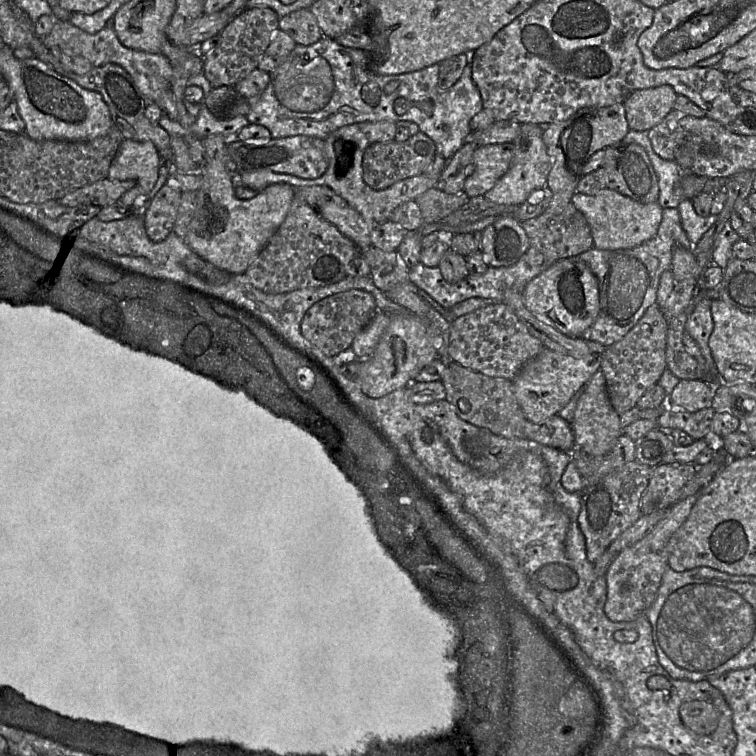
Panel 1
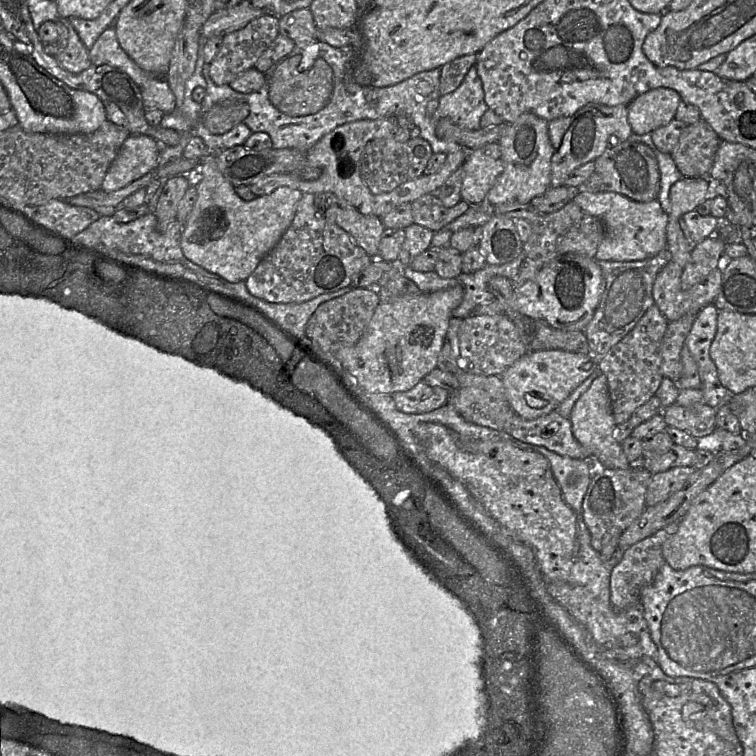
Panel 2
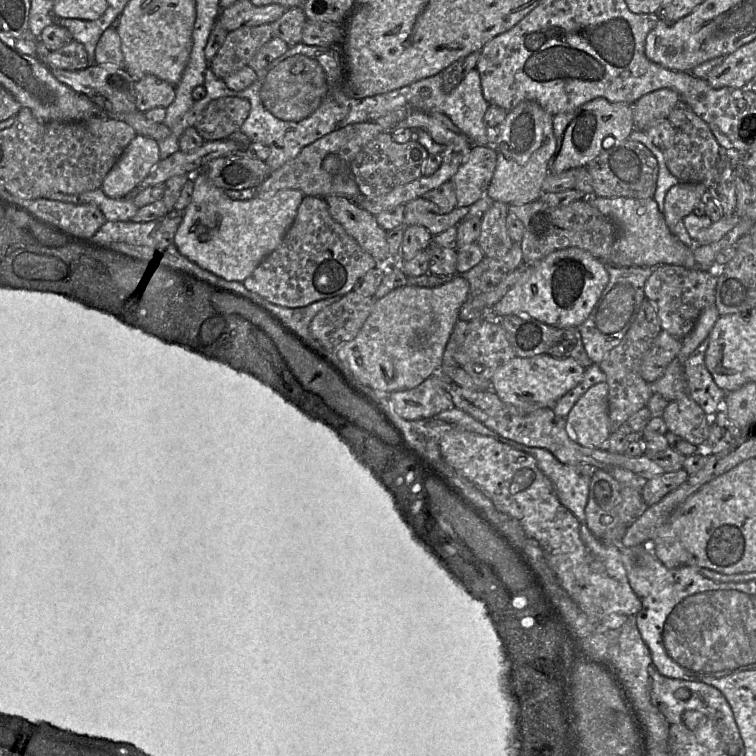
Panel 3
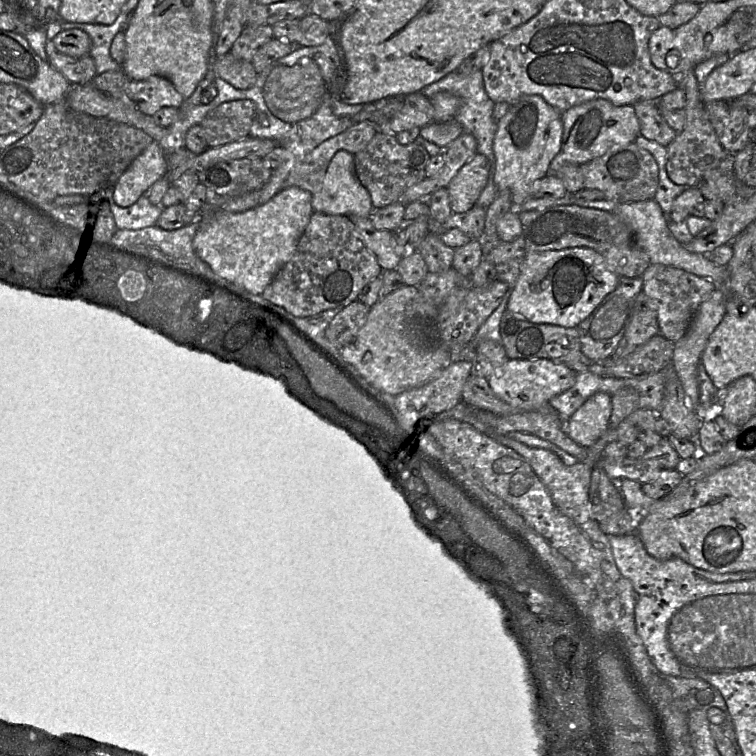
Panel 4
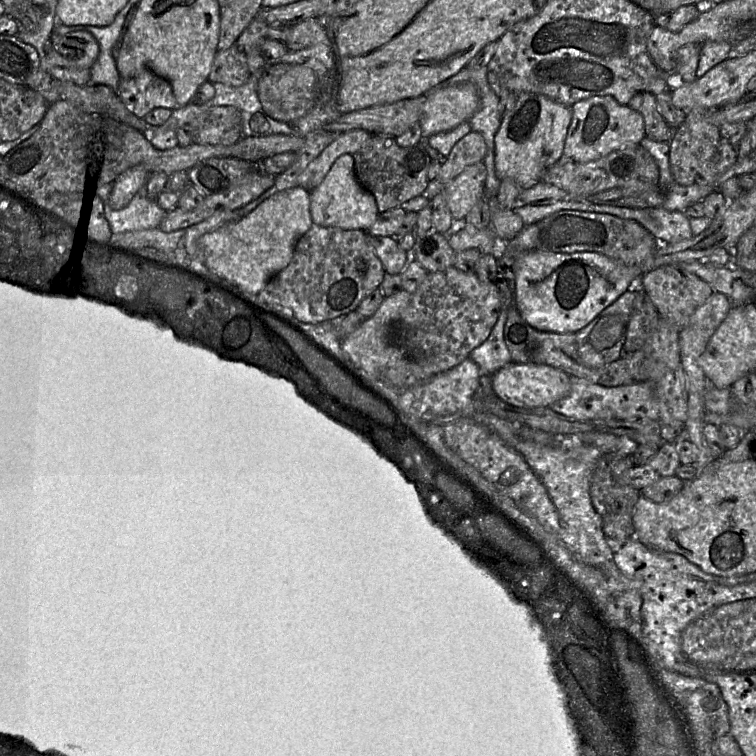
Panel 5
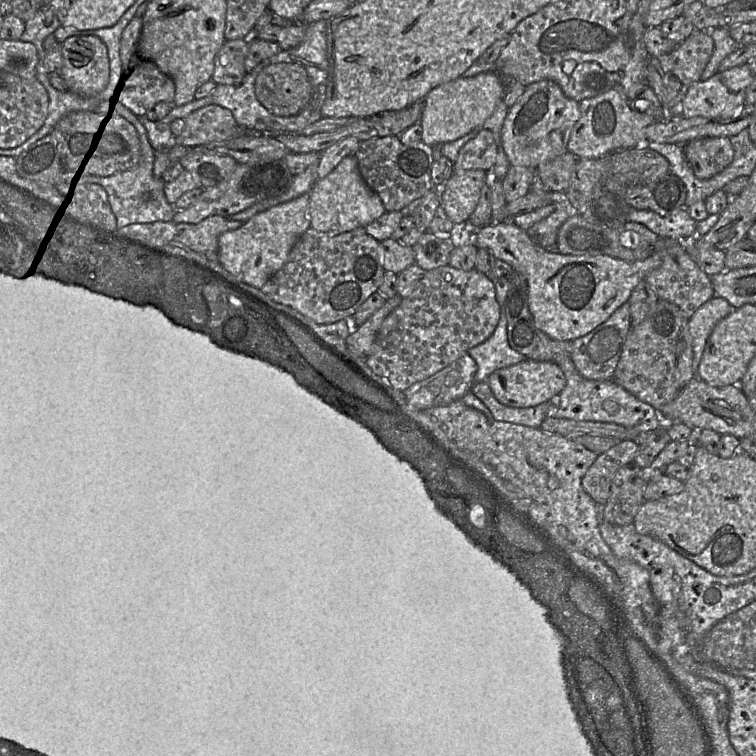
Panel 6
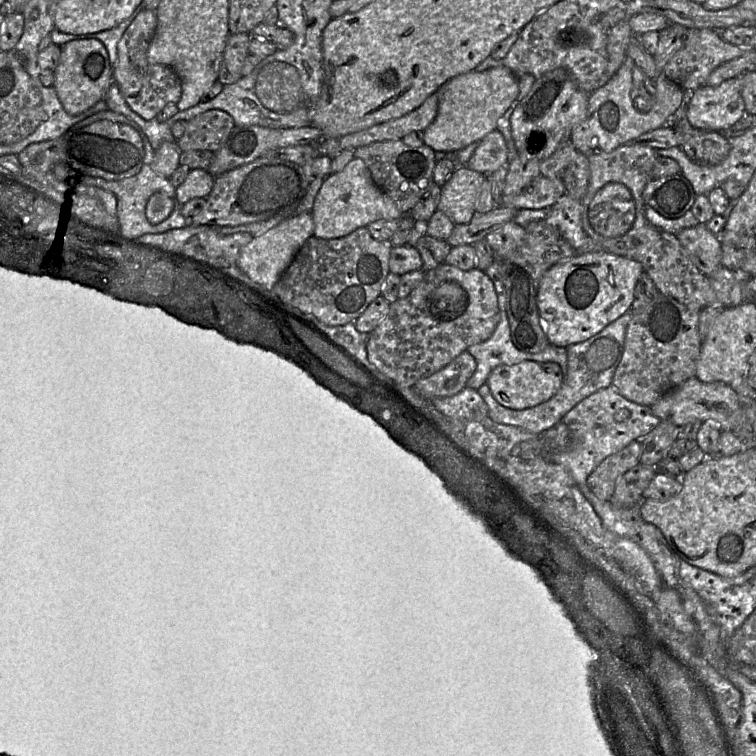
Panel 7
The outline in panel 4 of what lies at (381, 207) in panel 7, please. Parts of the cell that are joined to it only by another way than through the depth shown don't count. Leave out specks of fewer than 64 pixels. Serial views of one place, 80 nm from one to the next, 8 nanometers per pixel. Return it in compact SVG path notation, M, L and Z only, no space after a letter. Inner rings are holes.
M338 151L331 159L320 189L311 194L313 212L368 218L374 206L355 175L354 154Z

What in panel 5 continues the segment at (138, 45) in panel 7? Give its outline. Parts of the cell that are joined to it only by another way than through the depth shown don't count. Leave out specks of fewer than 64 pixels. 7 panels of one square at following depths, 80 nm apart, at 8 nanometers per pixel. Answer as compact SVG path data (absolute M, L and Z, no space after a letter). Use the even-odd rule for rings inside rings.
M149 70L121 79L117 92L125 106L139 118L144 119L159 107L178 108L171 84Z

